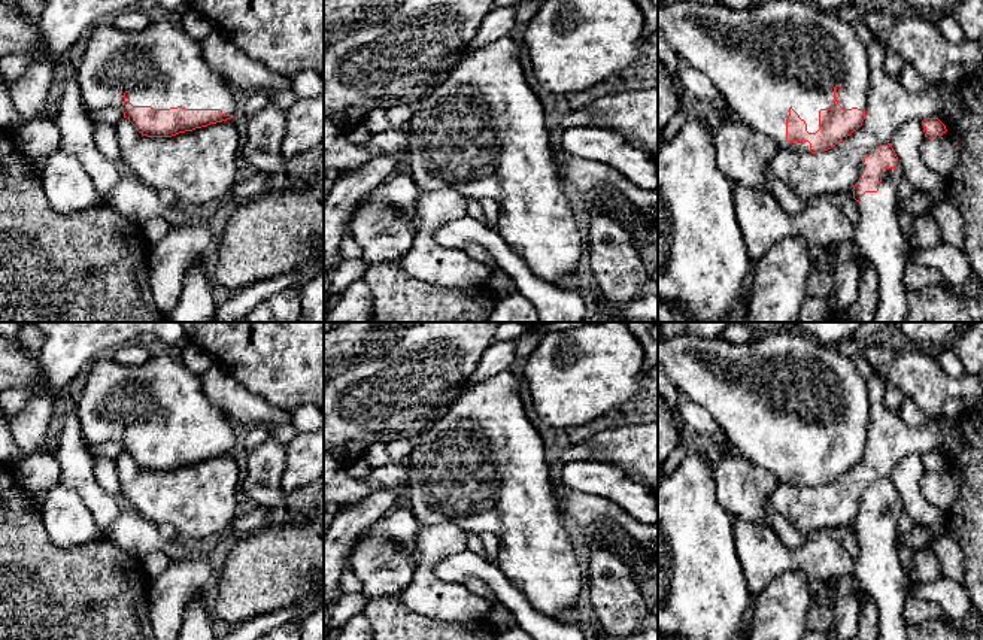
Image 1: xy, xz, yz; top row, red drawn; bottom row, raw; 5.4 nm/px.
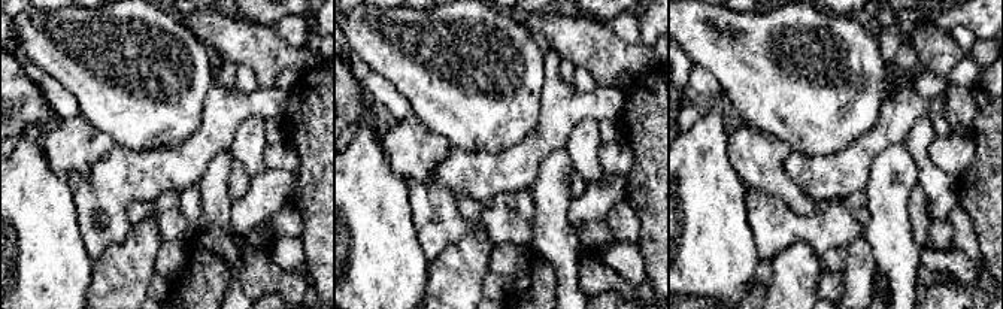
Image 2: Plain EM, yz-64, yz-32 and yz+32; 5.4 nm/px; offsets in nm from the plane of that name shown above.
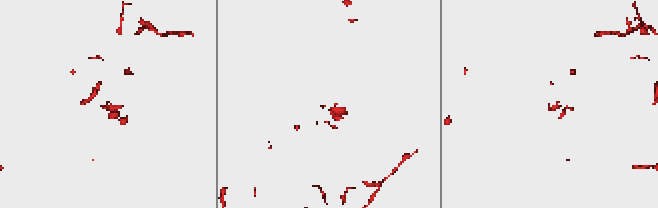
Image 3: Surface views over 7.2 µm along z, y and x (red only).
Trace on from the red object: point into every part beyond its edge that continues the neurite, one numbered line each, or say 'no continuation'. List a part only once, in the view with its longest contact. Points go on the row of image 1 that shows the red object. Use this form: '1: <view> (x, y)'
1: yz (762, 60)

